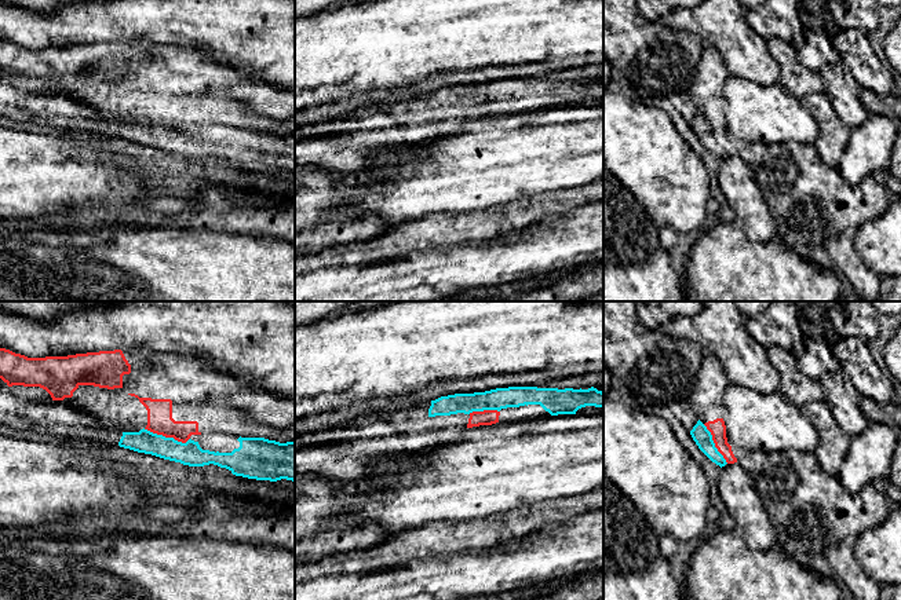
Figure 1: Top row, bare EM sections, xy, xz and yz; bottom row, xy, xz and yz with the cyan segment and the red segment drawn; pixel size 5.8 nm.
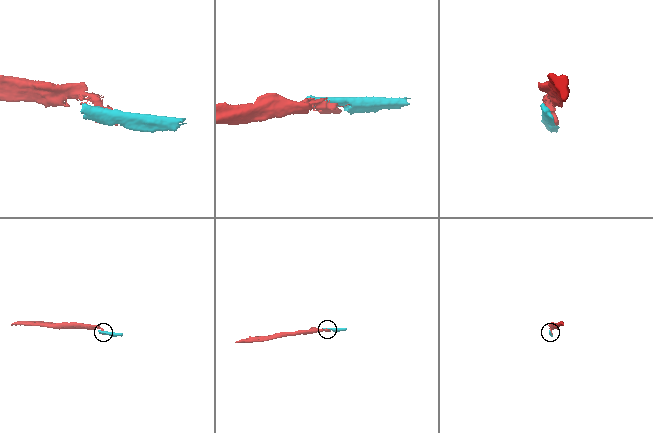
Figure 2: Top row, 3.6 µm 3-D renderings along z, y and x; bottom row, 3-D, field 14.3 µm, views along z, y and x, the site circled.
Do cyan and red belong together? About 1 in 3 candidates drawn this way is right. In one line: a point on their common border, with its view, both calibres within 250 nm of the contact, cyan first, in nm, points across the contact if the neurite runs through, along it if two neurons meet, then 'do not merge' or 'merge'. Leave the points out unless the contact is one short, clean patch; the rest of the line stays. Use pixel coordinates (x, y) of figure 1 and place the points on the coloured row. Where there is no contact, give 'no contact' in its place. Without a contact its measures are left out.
xy (167, 438) | 140/150 nm | do not merge

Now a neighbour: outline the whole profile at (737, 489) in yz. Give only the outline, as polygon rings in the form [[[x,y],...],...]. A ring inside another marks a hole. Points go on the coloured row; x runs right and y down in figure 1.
[[[738,462],[719,469],[718,493],[736,527],[756,549],[774,548],[774,528],[758,495],[755,479]]]

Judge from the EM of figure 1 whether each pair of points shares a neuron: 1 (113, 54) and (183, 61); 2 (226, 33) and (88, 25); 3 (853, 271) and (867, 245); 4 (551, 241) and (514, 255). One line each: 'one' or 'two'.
1: one
2: one
3: two
4: one

